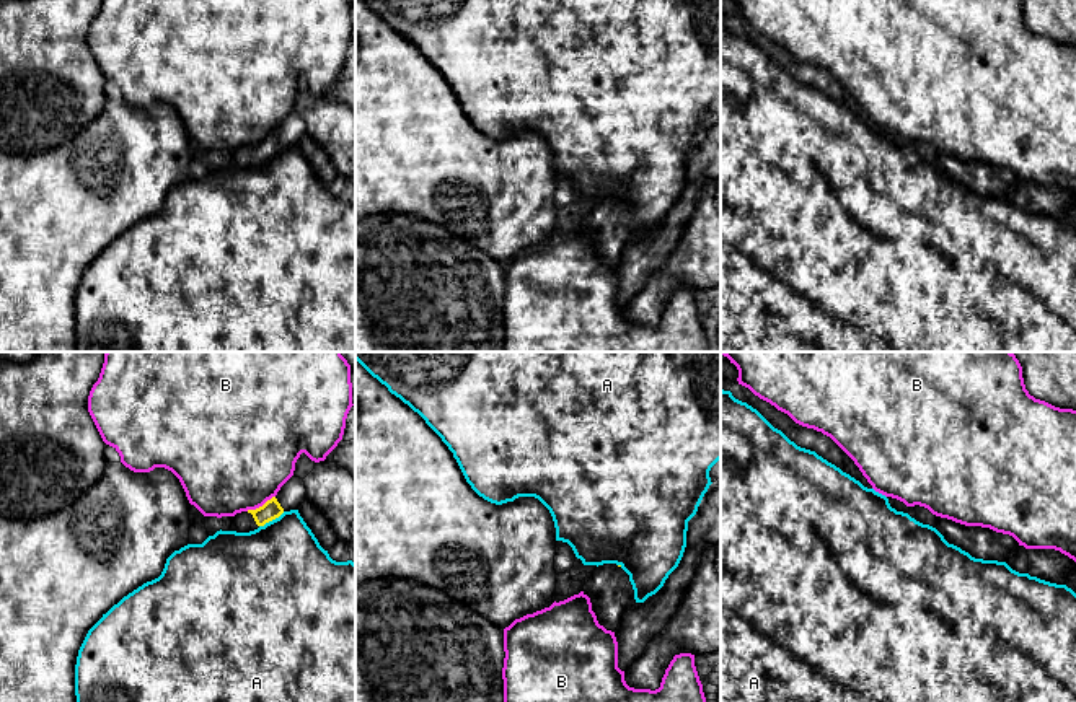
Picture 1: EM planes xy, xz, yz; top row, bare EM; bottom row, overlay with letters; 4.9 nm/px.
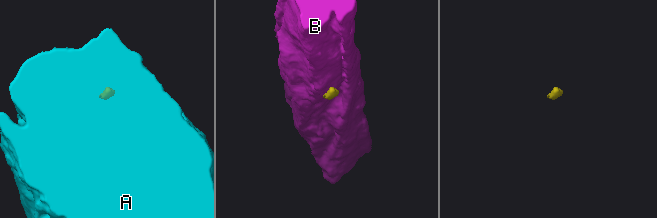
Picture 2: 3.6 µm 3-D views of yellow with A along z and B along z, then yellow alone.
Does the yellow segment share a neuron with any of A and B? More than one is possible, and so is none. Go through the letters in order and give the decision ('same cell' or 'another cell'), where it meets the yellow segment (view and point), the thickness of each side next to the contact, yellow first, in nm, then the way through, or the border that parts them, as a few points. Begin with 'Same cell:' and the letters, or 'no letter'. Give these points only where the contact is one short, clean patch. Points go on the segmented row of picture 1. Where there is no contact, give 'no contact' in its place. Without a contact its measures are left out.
Same cell: no letter
A: another cell | xy (271, 520) | 90/460 nm | along xy (284, 512), (260, 526)
B: another cell | xy (260, 507) | 90/480 nm | along xy (274, 495), (261, 505), (246, 510)

